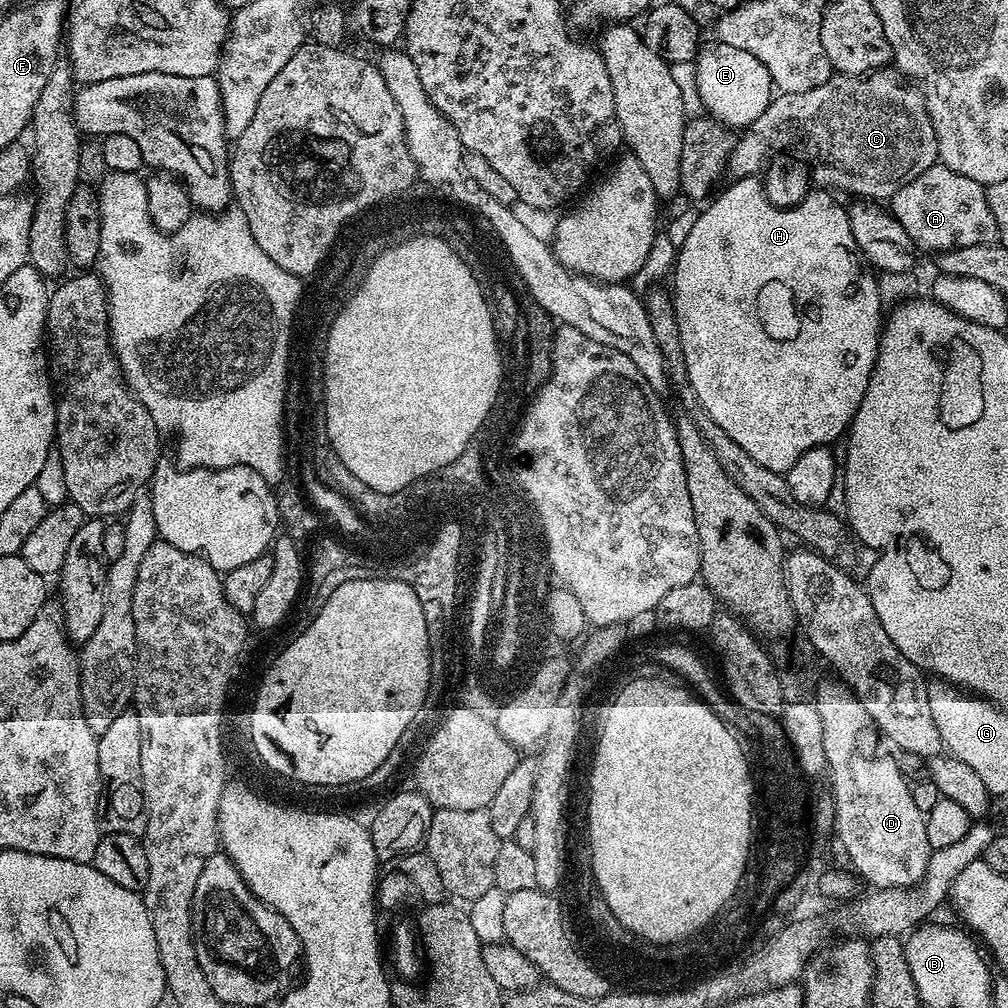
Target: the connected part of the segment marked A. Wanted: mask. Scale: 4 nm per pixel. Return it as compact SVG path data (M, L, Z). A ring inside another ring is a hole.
M939 162L930 166L926 174L918 174L918 178L906 182L906 186L898 189L890 197L890 211L902 230L910 234L913 244L921 253L939 254L966 246L995 244L998 240L985 185Z

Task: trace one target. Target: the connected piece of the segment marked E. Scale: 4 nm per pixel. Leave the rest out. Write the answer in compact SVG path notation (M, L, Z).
M712 42L712 45L701 47L695 61L696 67L696 92L700 95L702 103L708 107L708 112L716 120L721 120L721 125L727 126L732 130L741 130L740 128L752 126L755 119L767 109L767 106L774 99L774 85L772 83L772 75L770 70L766 70L766 66L762 66L762 62L758 62L758 58L754 58L754 54L750 54L746 50L738 50L729 44L721 44Z

